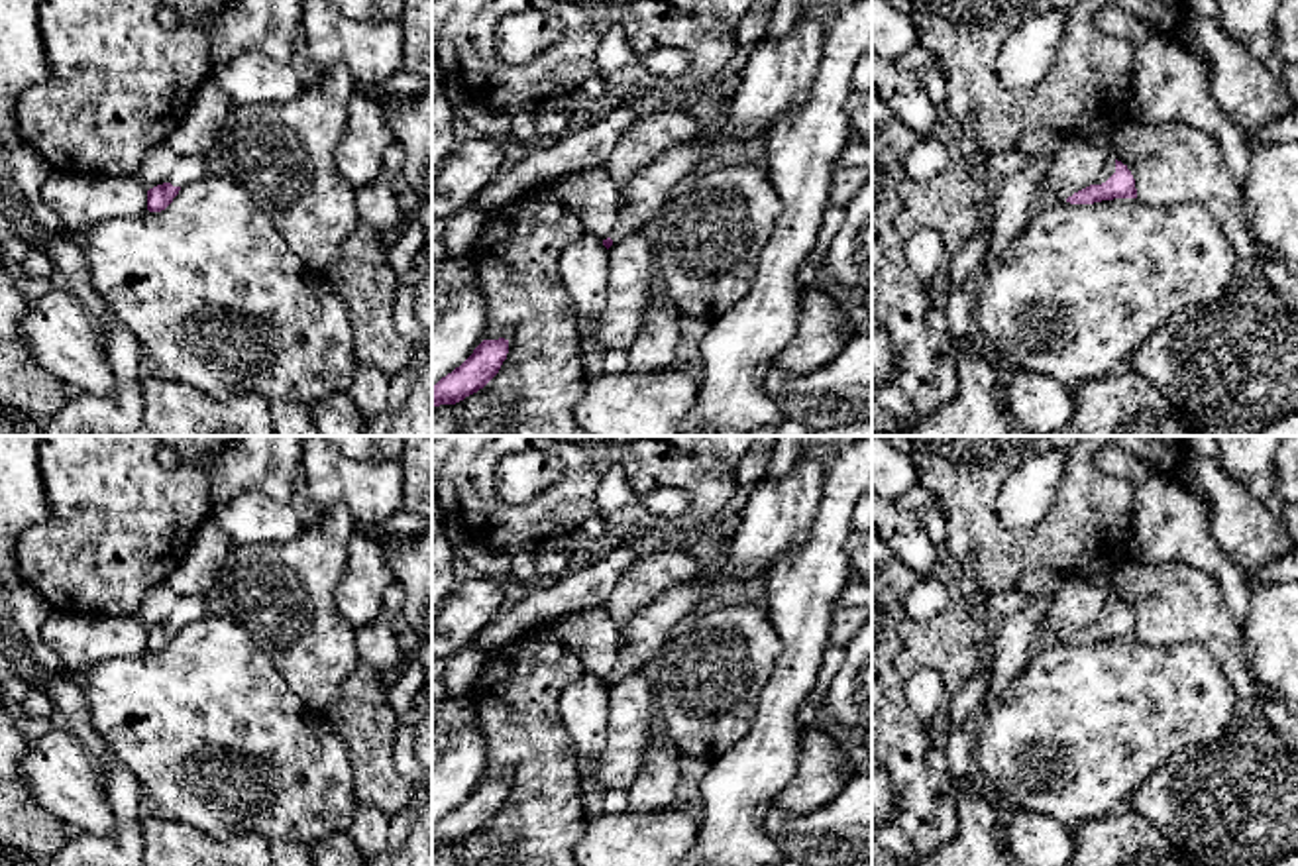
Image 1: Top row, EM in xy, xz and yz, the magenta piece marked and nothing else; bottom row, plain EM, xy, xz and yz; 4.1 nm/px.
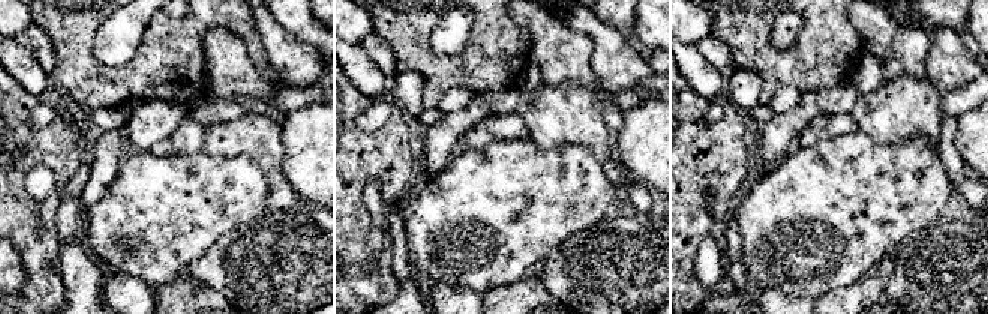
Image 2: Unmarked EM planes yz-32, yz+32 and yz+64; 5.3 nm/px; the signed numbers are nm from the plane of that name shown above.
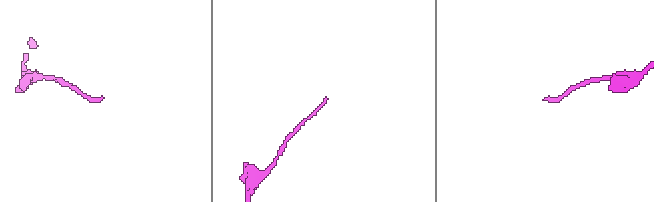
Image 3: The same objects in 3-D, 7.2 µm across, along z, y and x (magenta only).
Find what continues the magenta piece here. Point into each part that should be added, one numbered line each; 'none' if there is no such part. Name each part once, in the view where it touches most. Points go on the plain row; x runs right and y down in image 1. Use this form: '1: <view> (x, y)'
1: yz (1108, 609)

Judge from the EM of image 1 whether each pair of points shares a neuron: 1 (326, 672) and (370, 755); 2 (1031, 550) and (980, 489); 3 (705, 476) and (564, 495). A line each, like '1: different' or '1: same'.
1: different
2: same
3: same

